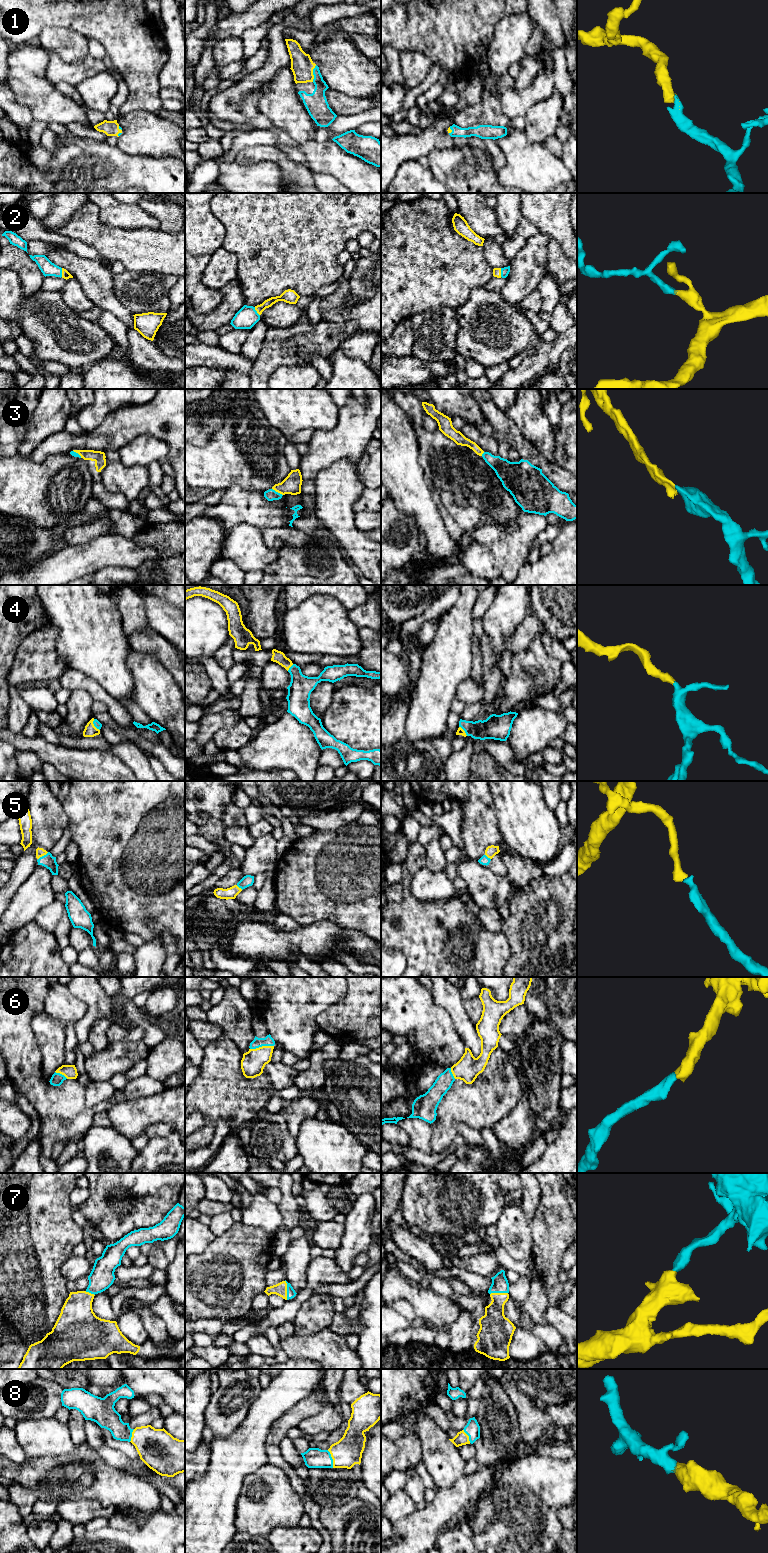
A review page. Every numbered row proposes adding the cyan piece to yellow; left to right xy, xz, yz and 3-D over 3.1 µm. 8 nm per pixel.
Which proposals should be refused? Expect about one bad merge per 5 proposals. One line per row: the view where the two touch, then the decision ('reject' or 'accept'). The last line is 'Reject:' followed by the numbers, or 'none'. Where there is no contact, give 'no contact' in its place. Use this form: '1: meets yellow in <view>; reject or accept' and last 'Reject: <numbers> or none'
1: meets yellow in xz; accept
2: meets yellow in xy; accept
3: meets yellow in xz; accept
4: meets yellow in xy; accept
5: meets yellow in xy; accept
6: meets yellow in xz; accept
7: meets yellow in xz; accept
8: meets yellow in xz; accept
Reject: none

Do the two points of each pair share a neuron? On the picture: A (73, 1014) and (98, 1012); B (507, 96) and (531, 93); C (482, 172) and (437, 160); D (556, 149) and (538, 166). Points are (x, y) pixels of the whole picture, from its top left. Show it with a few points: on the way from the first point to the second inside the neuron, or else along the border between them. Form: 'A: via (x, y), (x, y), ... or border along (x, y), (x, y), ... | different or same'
A: border along (72, 993), (87, 1006), (87, 1011), (75, 1023) | different
B: via (513, 96), (525, 96) | same
C: via (471, 172), (448, 166) | same
D: border along (542, 144), (560, 158) | different

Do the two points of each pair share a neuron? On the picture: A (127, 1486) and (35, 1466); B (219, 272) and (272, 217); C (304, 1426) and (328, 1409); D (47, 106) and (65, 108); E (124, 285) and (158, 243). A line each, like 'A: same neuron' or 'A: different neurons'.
A: same neuron
B: different neurons
C: same neuron
D: same neuron
E: different neurons

